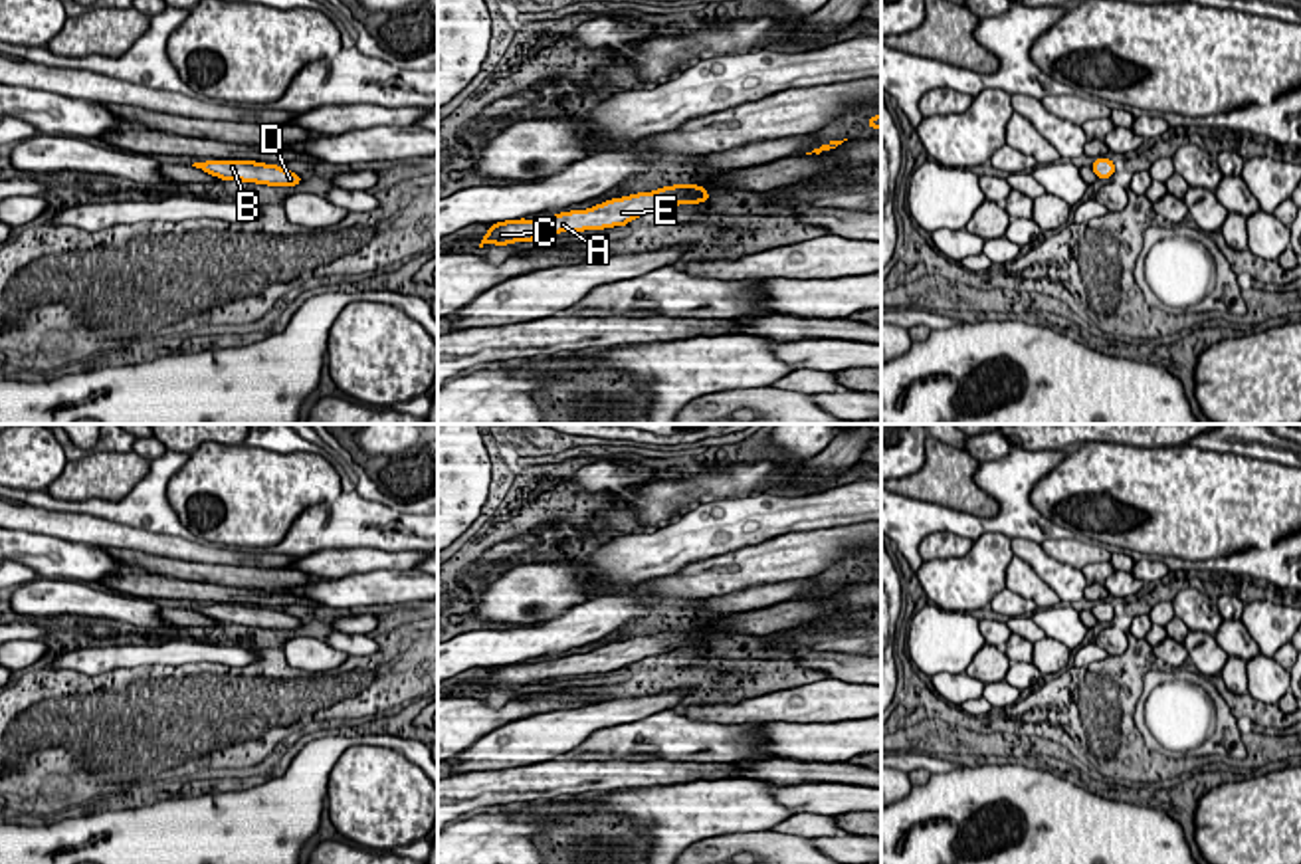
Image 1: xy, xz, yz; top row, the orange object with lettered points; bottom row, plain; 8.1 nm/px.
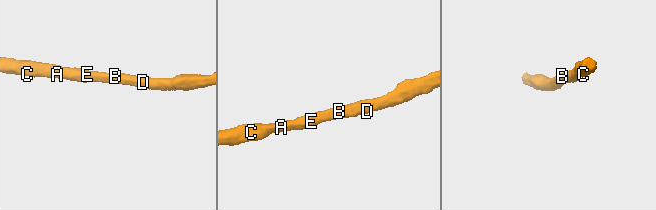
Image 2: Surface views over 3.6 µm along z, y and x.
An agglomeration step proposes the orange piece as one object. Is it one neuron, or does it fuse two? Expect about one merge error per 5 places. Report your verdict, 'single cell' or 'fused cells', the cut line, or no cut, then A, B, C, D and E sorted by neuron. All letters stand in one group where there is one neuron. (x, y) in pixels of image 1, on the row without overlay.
single cell; no cut; A B C D E

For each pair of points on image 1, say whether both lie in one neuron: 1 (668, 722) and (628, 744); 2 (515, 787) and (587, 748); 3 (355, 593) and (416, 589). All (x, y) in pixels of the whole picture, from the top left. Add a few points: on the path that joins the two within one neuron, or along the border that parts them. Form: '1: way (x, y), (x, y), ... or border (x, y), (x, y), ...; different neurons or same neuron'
1: way (658, 732), (654, 736), (638, 736); same neuron
2: border (573, 757), (620, 759); different neurons
3: way (371, 589), (400, 589); same neuron

